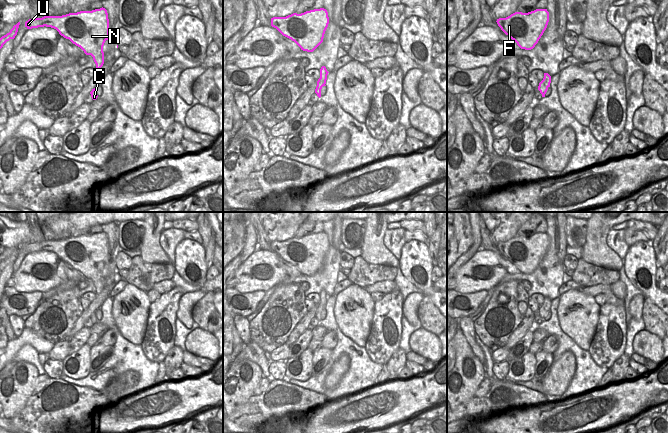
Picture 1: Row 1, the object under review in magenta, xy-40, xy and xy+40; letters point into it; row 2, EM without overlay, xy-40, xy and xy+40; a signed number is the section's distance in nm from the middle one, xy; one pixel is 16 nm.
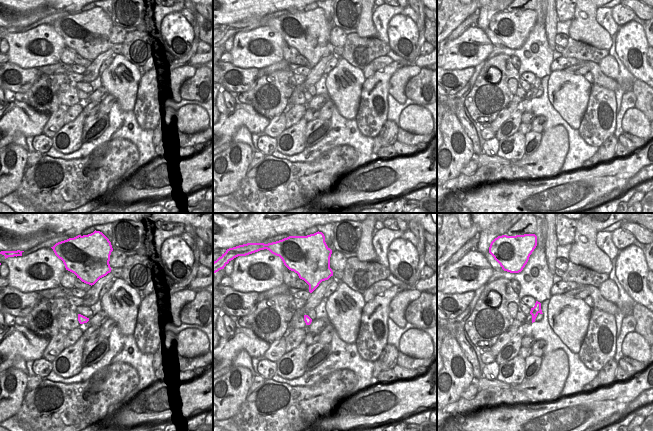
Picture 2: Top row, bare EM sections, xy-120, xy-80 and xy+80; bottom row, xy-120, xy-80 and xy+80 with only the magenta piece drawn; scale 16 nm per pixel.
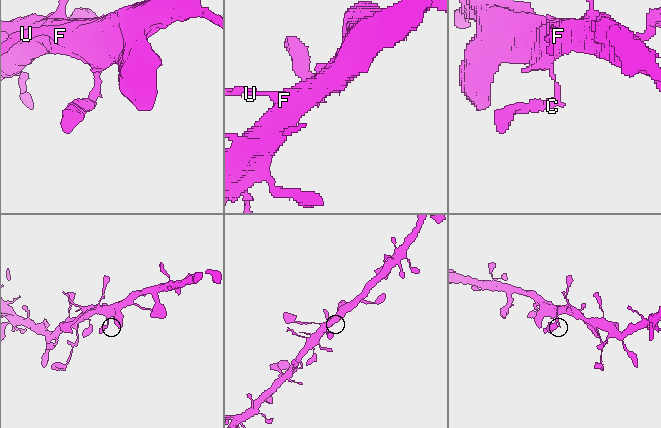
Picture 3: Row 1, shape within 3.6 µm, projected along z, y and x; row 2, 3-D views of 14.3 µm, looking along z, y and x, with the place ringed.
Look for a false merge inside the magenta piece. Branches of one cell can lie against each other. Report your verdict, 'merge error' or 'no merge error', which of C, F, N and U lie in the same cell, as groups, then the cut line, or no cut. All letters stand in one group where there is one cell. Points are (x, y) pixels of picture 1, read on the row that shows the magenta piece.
merge error | C / F N U | xy-40 (99, 68), (96, 70)

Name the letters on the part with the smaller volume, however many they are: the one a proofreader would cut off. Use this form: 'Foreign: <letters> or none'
Foreign: C

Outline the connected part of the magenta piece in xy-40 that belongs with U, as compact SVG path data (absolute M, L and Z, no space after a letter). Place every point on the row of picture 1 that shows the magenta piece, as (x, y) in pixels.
M105 8L80 11L62 16L44 16L25 22L27 29L51 27L61 36L80 47L86 55L91 55L100 69L104 64L103 46L109 36L109 19Z

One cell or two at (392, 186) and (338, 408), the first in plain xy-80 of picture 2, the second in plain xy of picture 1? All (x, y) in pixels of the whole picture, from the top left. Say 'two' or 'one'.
one

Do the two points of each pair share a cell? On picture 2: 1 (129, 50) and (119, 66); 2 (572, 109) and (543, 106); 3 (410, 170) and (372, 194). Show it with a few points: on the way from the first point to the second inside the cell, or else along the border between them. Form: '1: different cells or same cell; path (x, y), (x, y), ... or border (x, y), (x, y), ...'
1: different cells; border (121, 53), (140, 70)
2: different cells; border (547, 84), (549, 102), (569, 124)
3: same cell; path (401, 177), (389, 187), (381, 190)

